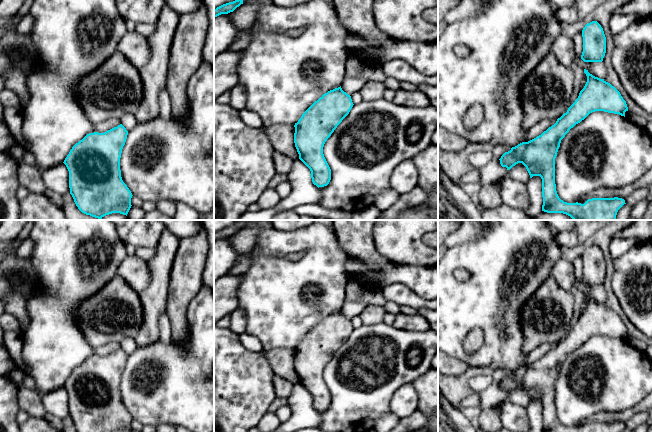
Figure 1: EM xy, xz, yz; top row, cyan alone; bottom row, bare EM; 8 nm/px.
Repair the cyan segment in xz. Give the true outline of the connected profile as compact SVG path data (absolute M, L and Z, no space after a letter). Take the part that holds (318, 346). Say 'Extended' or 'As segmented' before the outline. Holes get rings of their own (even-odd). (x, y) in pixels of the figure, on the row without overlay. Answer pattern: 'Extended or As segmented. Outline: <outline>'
As segmented. Outline: M340 310L323 318L294 349L299 383L310 393L312 406L318 412L327 410L331 404L331 393L323 378L324 368L353 329L351 320Z

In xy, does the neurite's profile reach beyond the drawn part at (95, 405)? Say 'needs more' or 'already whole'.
already whole

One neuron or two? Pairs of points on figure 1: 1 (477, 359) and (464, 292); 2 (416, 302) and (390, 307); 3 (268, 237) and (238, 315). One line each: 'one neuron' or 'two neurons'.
1: one neuron
2: two neurons
3: two neurons

